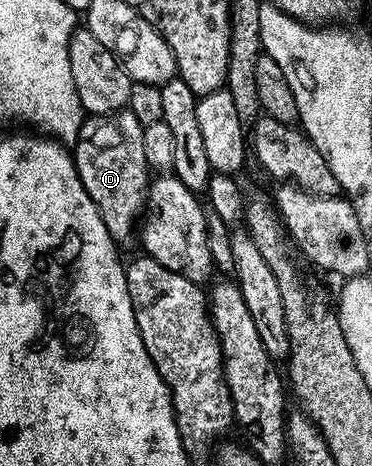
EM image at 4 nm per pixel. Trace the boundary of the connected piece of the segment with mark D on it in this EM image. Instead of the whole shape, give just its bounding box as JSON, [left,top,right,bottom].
[71,108,151,243]

